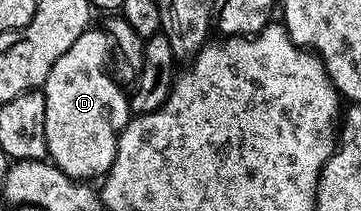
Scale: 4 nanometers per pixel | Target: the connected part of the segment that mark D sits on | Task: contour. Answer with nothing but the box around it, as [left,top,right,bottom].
[43,27,131,179]

